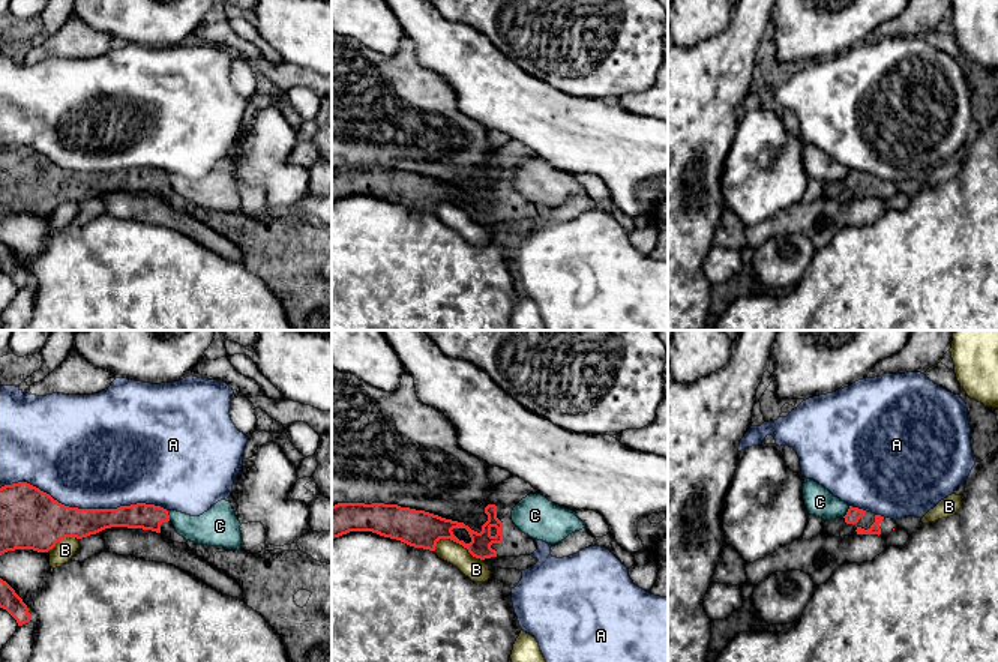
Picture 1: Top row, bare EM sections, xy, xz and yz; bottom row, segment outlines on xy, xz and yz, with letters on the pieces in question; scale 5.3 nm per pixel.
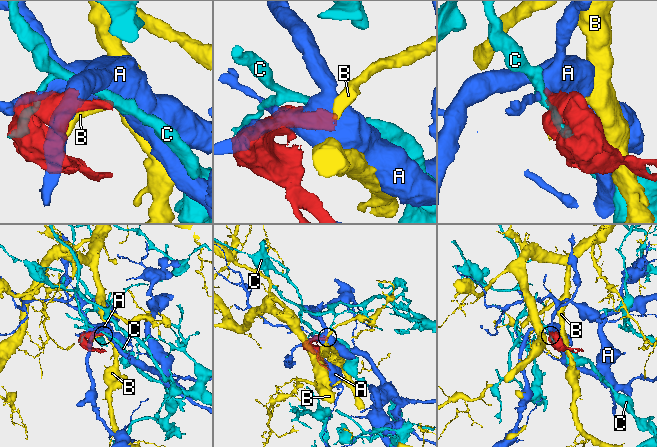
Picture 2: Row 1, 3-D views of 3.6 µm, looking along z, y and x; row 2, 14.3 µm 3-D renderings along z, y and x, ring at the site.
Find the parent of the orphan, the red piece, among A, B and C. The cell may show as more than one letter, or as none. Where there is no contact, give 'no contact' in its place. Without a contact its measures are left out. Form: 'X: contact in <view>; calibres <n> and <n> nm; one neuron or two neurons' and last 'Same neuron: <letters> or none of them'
A: contact in xy; calibres 280 and 500 nm; two neurons
B: contact in xz; calibres 200 and 120 nm; two neurons
C: contact in yz; calibres 80 and 150 nm; two neurons
Same neuron: none of them

